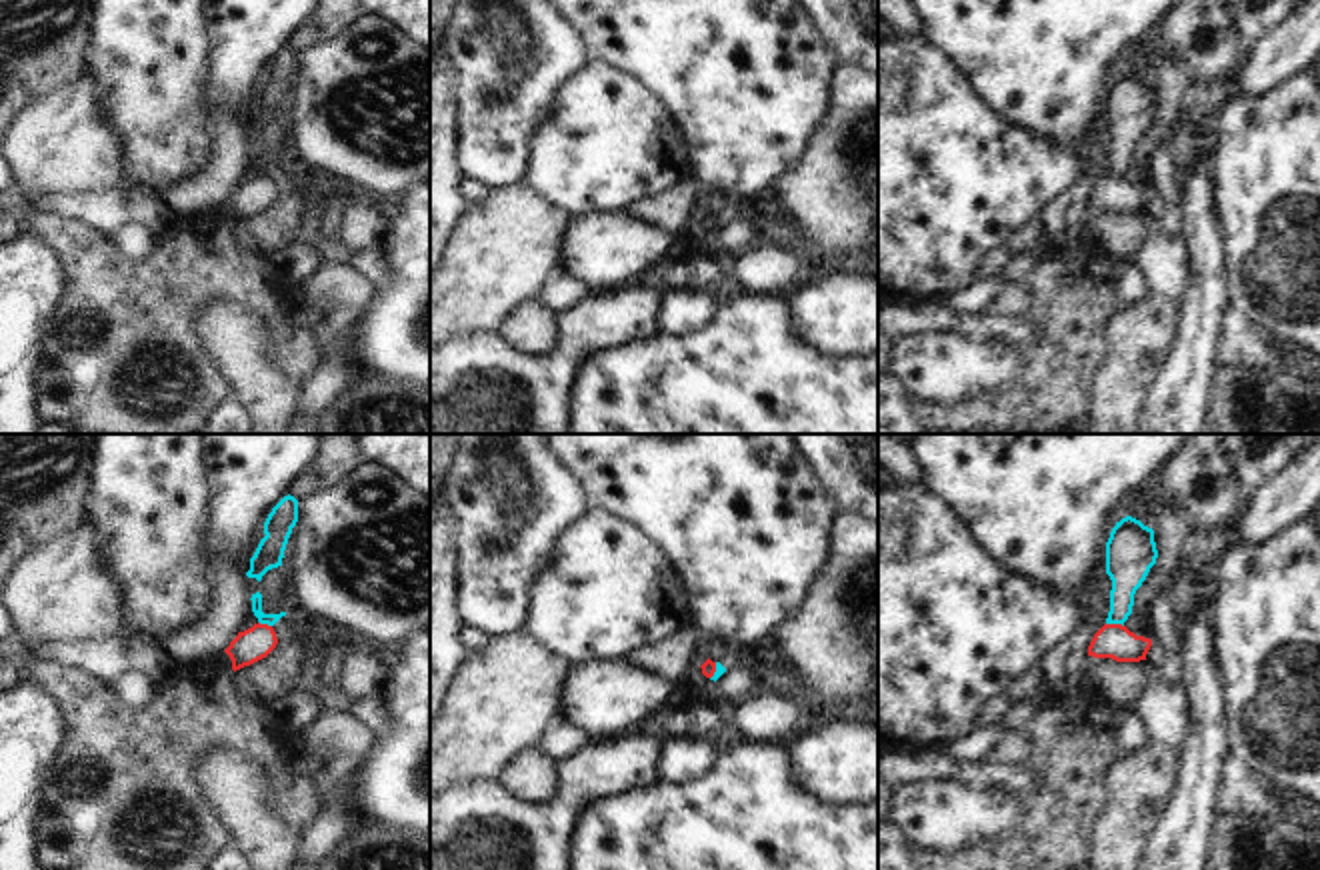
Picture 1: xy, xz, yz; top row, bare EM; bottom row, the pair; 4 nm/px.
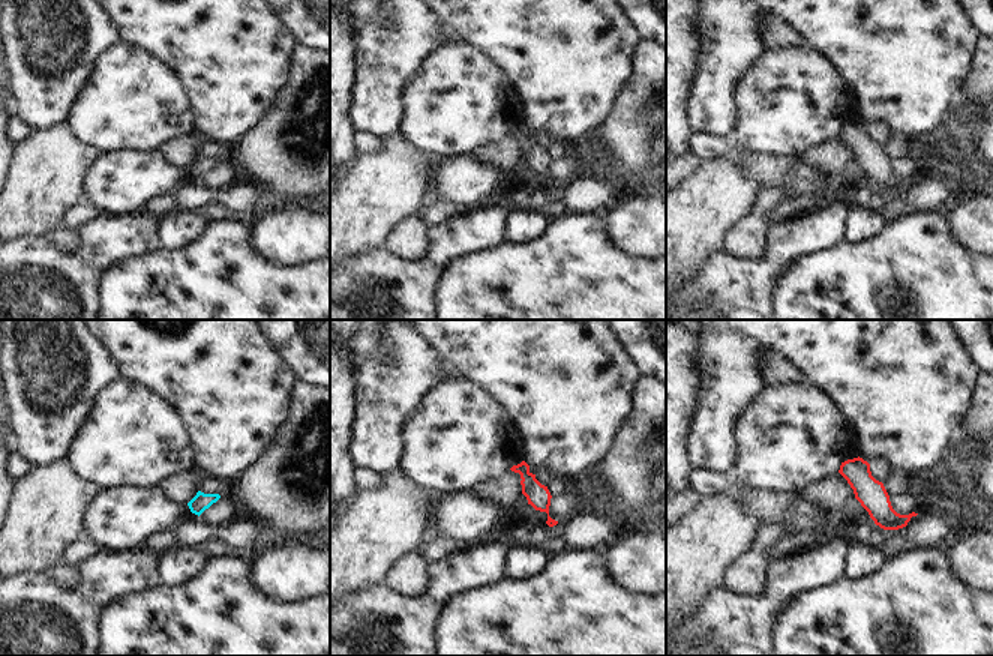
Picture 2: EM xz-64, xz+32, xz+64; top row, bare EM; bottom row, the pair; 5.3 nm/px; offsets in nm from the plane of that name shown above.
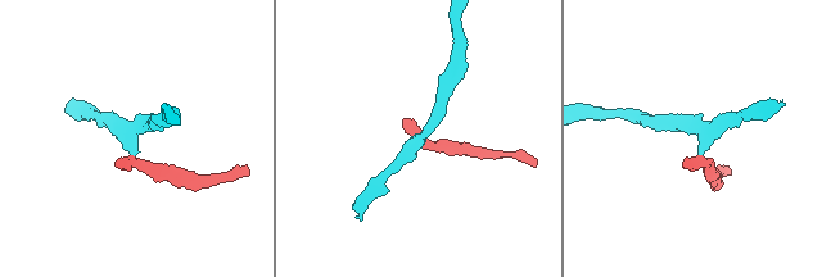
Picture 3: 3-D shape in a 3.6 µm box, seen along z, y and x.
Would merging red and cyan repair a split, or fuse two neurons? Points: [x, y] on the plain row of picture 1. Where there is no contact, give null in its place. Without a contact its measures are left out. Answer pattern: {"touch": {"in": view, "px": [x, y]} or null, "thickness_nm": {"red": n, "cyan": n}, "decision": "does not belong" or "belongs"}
{"touch": {"in": "yz", "px": [1114, 176]}, "thickness_nm": {"red": 140, "cyan": 170}, "decision": "does not belong"}

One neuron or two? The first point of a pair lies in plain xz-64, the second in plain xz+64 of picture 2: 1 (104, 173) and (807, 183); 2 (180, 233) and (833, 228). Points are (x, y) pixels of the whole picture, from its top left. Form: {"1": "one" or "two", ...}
{"1": "one", "2": "two"}

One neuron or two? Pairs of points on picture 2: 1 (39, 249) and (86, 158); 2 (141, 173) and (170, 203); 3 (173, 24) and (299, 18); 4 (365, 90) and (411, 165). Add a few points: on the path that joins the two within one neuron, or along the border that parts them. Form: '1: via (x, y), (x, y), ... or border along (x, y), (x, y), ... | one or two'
1: border along (45, 234), (21, 234), (15, 239) | two
2: border along (167, 192), (153, 195), (138, 210) | two
3: border along (275, 15), (299, 45) | two
4: border along (398, 131), (381, 137) | two

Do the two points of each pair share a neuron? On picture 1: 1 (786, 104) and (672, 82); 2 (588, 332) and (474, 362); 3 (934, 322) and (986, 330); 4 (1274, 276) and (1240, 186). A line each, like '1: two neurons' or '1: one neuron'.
1: one neuron
2: one neuron
3: one neuron
4: one neuron

